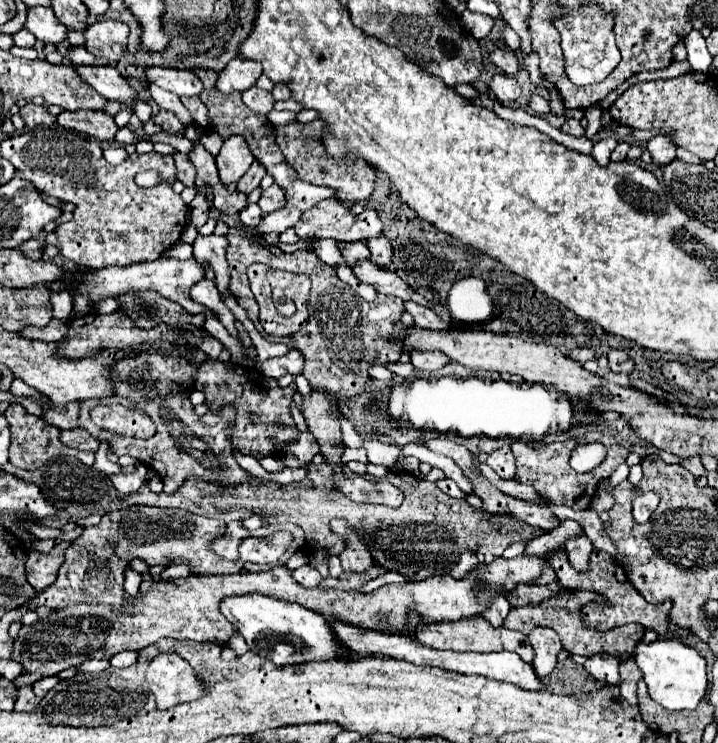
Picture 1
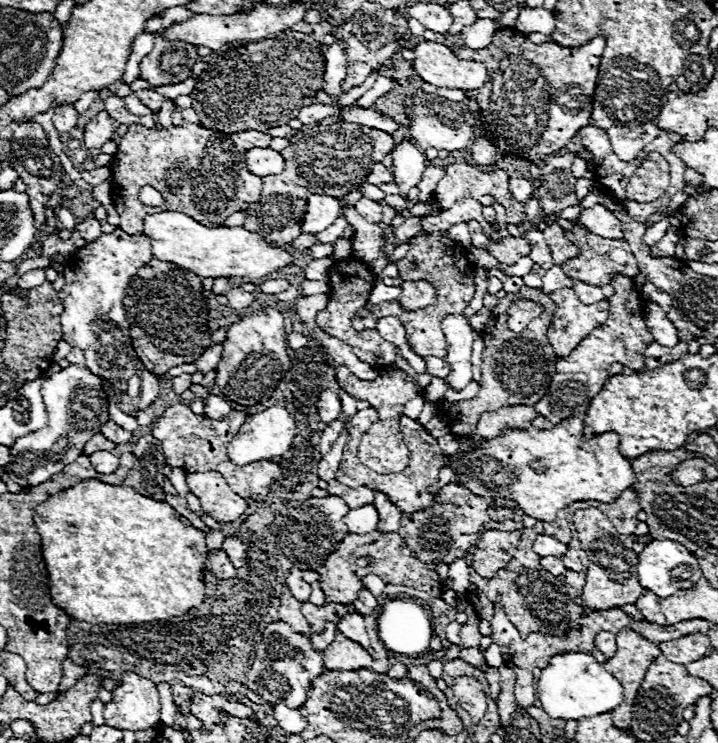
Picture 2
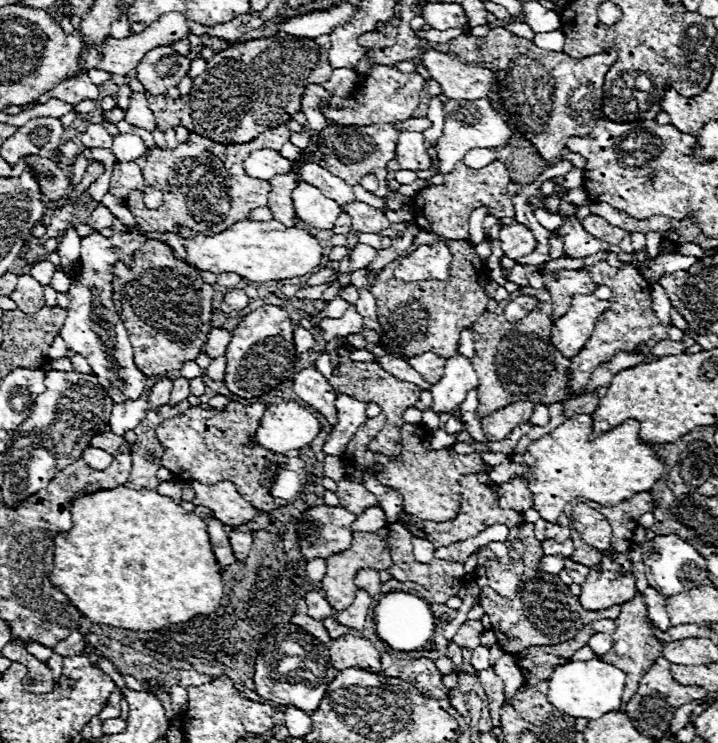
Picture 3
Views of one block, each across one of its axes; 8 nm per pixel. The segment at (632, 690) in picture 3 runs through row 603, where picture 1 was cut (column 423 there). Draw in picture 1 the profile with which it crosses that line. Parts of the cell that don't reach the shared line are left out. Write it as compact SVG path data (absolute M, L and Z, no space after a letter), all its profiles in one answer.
M470 616L470 618L462 618L458 622L440 622L440 624L422 624L416 632L416 638L430 648L440 648L440 650L456 650L456 652L516 652L524 662L532 662L534 660L534 648L530 646L530 642L522 636L520 632L508 630L504 626L494 628L486 622L486 618L482 616Z

